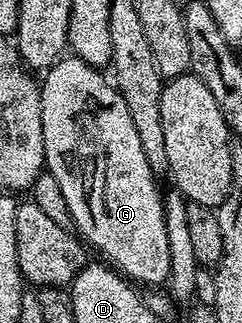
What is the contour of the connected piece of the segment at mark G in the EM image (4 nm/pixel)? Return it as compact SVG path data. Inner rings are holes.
M63 57L42 76L39 100L45 167L61 184L61 194L65 196L65 205L69 205L74 230L128 280L136 284L163 285L169 277L169 237L165 237L163 195L155 184L156 172L151 171L149 161L145 161L141 137L137 137L133 117L129 117L129 105L125 105L114 82L103 74L100 68L90 67L85 61Z

